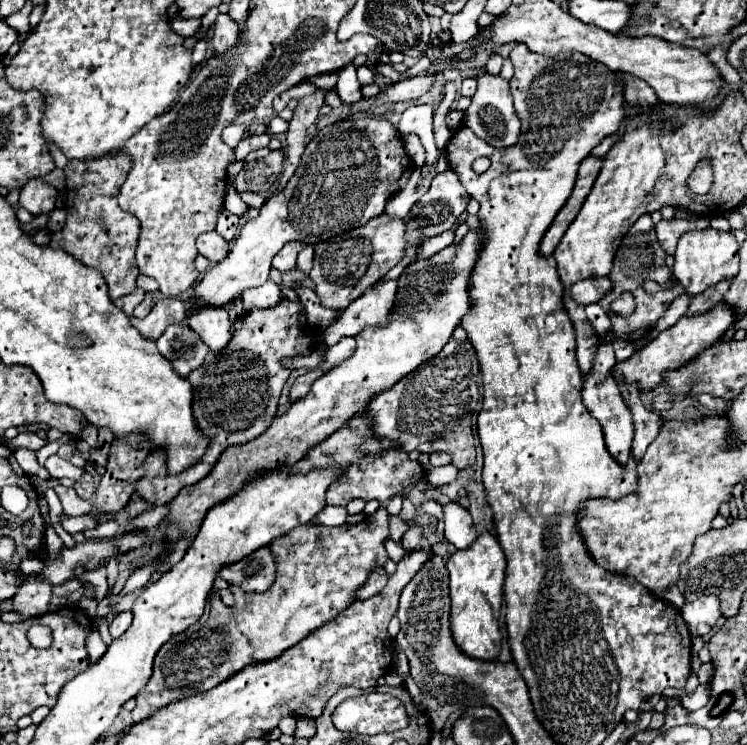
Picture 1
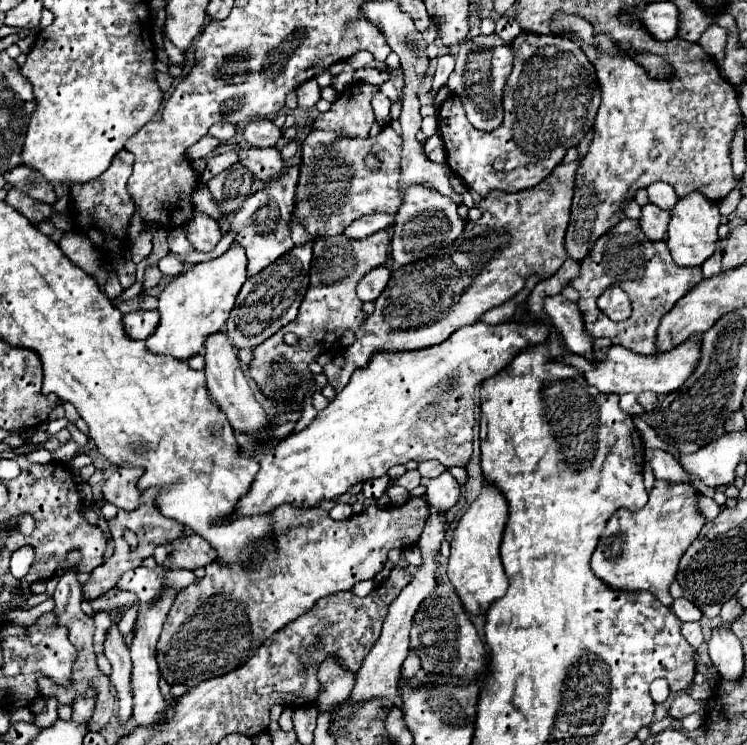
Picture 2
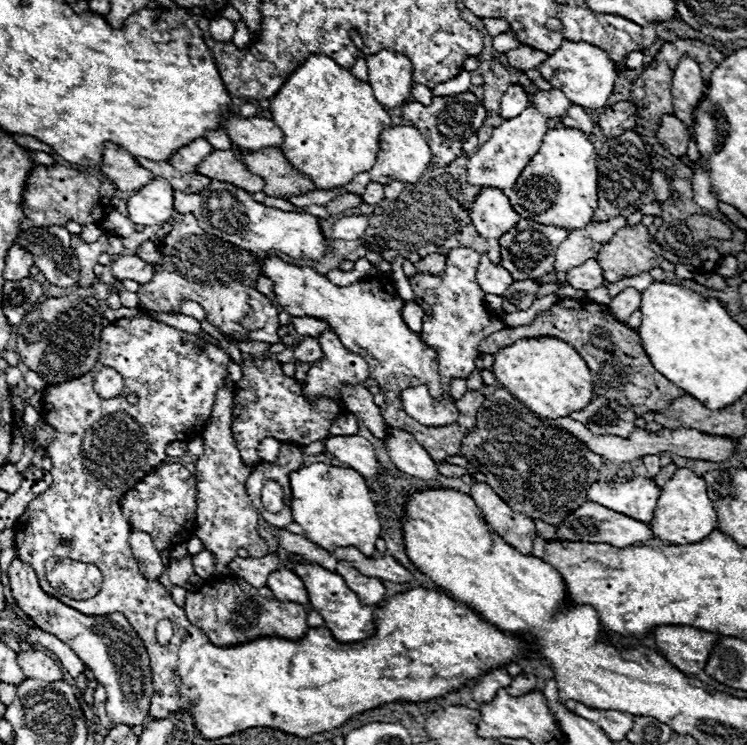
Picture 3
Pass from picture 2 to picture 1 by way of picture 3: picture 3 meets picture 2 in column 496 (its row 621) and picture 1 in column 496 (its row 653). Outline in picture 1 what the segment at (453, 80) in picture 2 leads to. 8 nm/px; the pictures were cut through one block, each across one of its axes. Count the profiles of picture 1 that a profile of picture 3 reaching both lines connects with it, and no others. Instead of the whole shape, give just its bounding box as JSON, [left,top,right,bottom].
[464,72,520,148]

